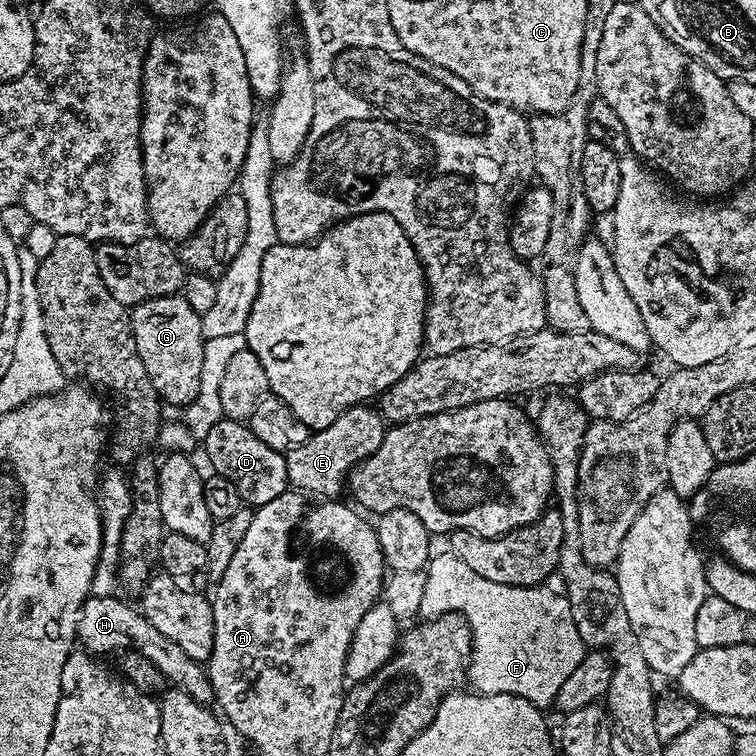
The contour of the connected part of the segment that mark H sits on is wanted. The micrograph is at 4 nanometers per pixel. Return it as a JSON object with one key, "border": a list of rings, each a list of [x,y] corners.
{"border":[[[91,595],[85,600],[80,610],[77,639],[81,649],[89,655],[103,656],[108,652],[123,651],[126,645],[134,646],[137,653],[146,657],[152,665],[157,666],[164,678],[173,686],[182,689],[199,704],[209,705],[214,699],[213,686],[209,681],[205,667],[194,661],[179,644],[166,638],[152,626],[139,609],[134,609],[118,598]]]}

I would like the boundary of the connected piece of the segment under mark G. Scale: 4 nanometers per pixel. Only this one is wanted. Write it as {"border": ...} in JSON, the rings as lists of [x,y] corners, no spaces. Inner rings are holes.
{"border":[[[177,294],[150,298],[146,302],[135,305],[131,309],[130,319],[134,346],[138,346],[138,358],[142,358],[142,366],[146,366],[146,375],[150,377],[154,390],[165,405],[173,404],[179,410],[186,409],[189,404],[195,402],[199,392],[205,341],[200,322],[201,315],[195,312],[183,294]]]}

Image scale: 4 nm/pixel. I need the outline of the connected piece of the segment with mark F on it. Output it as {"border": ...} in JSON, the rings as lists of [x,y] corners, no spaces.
{"border":[[[444,550],[441,556],[433,555],[426,565],[426,590],[422,590],[420,616],[435,618],[446,615],[447,612],[456,612],[464,617],[472,633],[472,655],[468,662],[466,680],[469,685],[472,683],[476,687],[473,689],[479,695],[510,694],[529,700],[536,698],[536,686],[546,686],[548,674],[542,668],[542,644],[536,642],[538,636],[542,636],[540,632],[550,630],[550,620],[564,620],[564,614],[572,616],[572,612],[566,612],[566,605],[570,603],[569,597],[547,592],[546,588],[516,588],[514,585],[486,581],[481,575],[474,574],[466,563],[453,556],[450,551]]]}

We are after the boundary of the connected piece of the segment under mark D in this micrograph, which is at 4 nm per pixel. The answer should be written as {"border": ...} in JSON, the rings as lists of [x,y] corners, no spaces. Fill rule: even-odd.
{"border":[[[221,419],[212,428],[207,436],[202,439],[202,446],[206,450],[206,456],[211,464],[210,467],[215,473],[230,480],[241,494],[243,503],[257,508],[280,497],[289,487],[288,483],[288,462],[287,457],[266,443],[259,441],[258,436],[249,430],[245,423],[238,420]]]}

